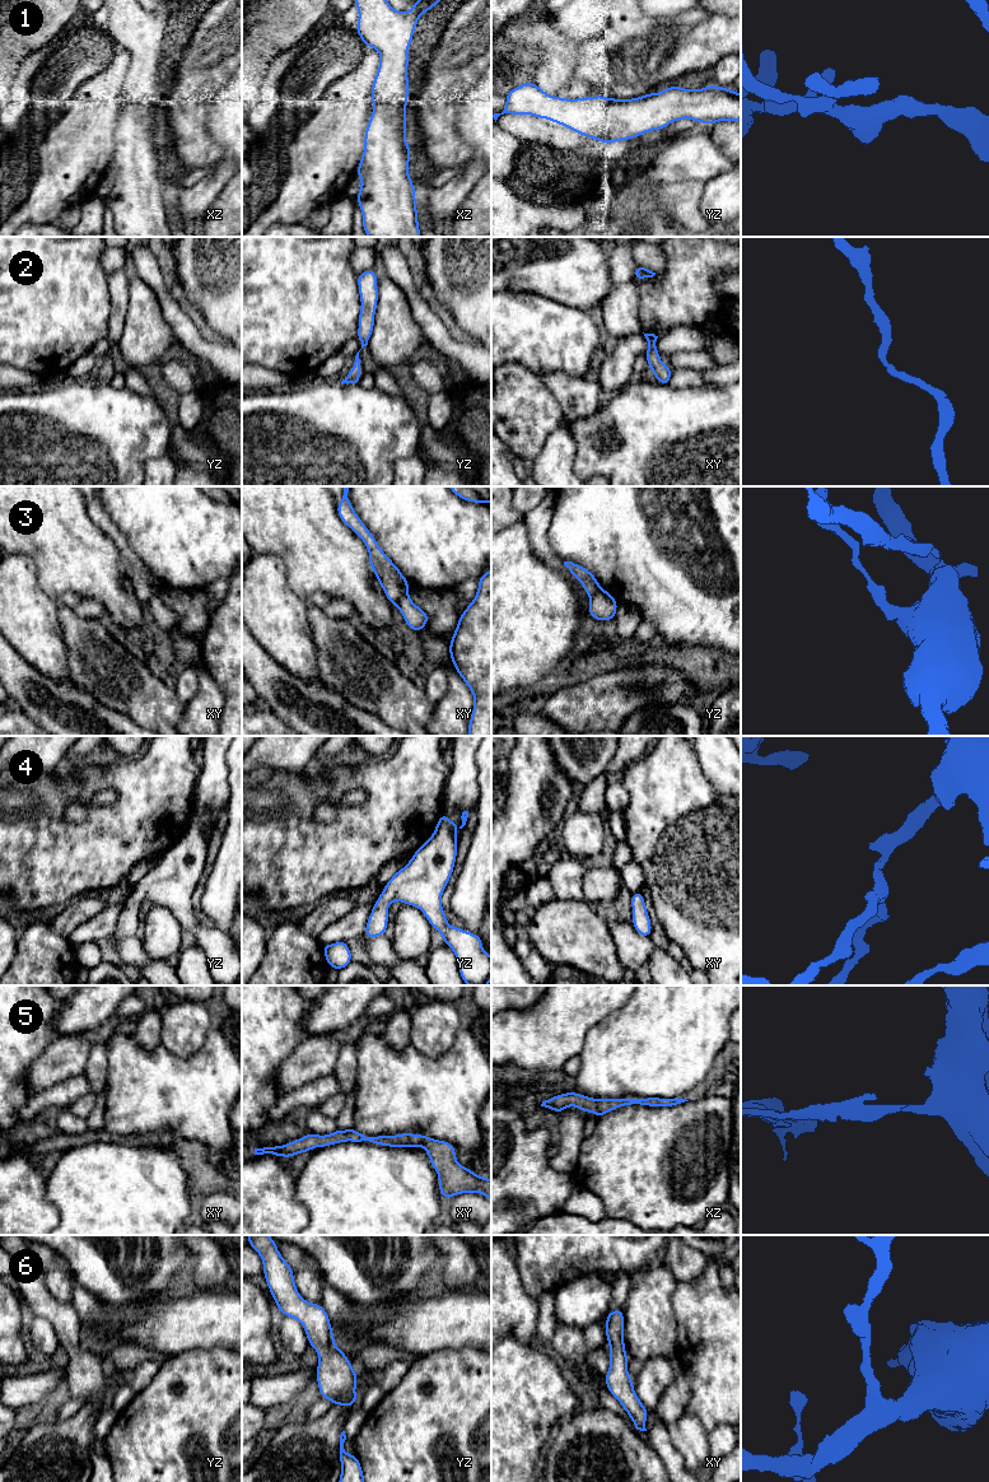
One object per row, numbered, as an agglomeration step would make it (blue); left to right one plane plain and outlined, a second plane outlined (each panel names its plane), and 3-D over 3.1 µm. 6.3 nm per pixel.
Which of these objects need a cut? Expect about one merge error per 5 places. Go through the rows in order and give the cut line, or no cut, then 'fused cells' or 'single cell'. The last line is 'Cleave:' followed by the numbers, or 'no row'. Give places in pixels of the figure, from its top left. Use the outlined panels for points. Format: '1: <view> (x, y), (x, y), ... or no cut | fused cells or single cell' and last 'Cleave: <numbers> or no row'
1: no cut | single cell
2: no cut | single cell
3: xy (406, 591), (396, 605) | fused cells
4: no cut | single cell
5: no cut | single cell
6: no cut | single cell
Cleave: 3

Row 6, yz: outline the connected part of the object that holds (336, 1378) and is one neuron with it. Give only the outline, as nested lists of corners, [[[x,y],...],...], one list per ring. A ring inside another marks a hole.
[[[247,1235],[248,1245],[262,1258],[263,1276],[269,1290],[284,1316],[299,1320],[305,1330],[308,1343],[318,1352],[317,1381],[321,1398],[327,1398],[332,1406],[351,1408],[358,1401],[355,1394],[358,1374],[354,1371],[347,1356],[335,1346],[335,1337],[330,1324],[328,1314],[321,1304],[309,1304],[298,1292],[294,1283],[293,1268],[284,1260],[276,1248],[276,1241],[269,1235]]]

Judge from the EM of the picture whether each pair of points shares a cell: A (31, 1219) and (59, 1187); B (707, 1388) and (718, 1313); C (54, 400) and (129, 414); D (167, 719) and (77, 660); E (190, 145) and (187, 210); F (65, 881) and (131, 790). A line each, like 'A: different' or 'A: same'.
A: different
B: same
C: same
D: same
E: different
F: same

